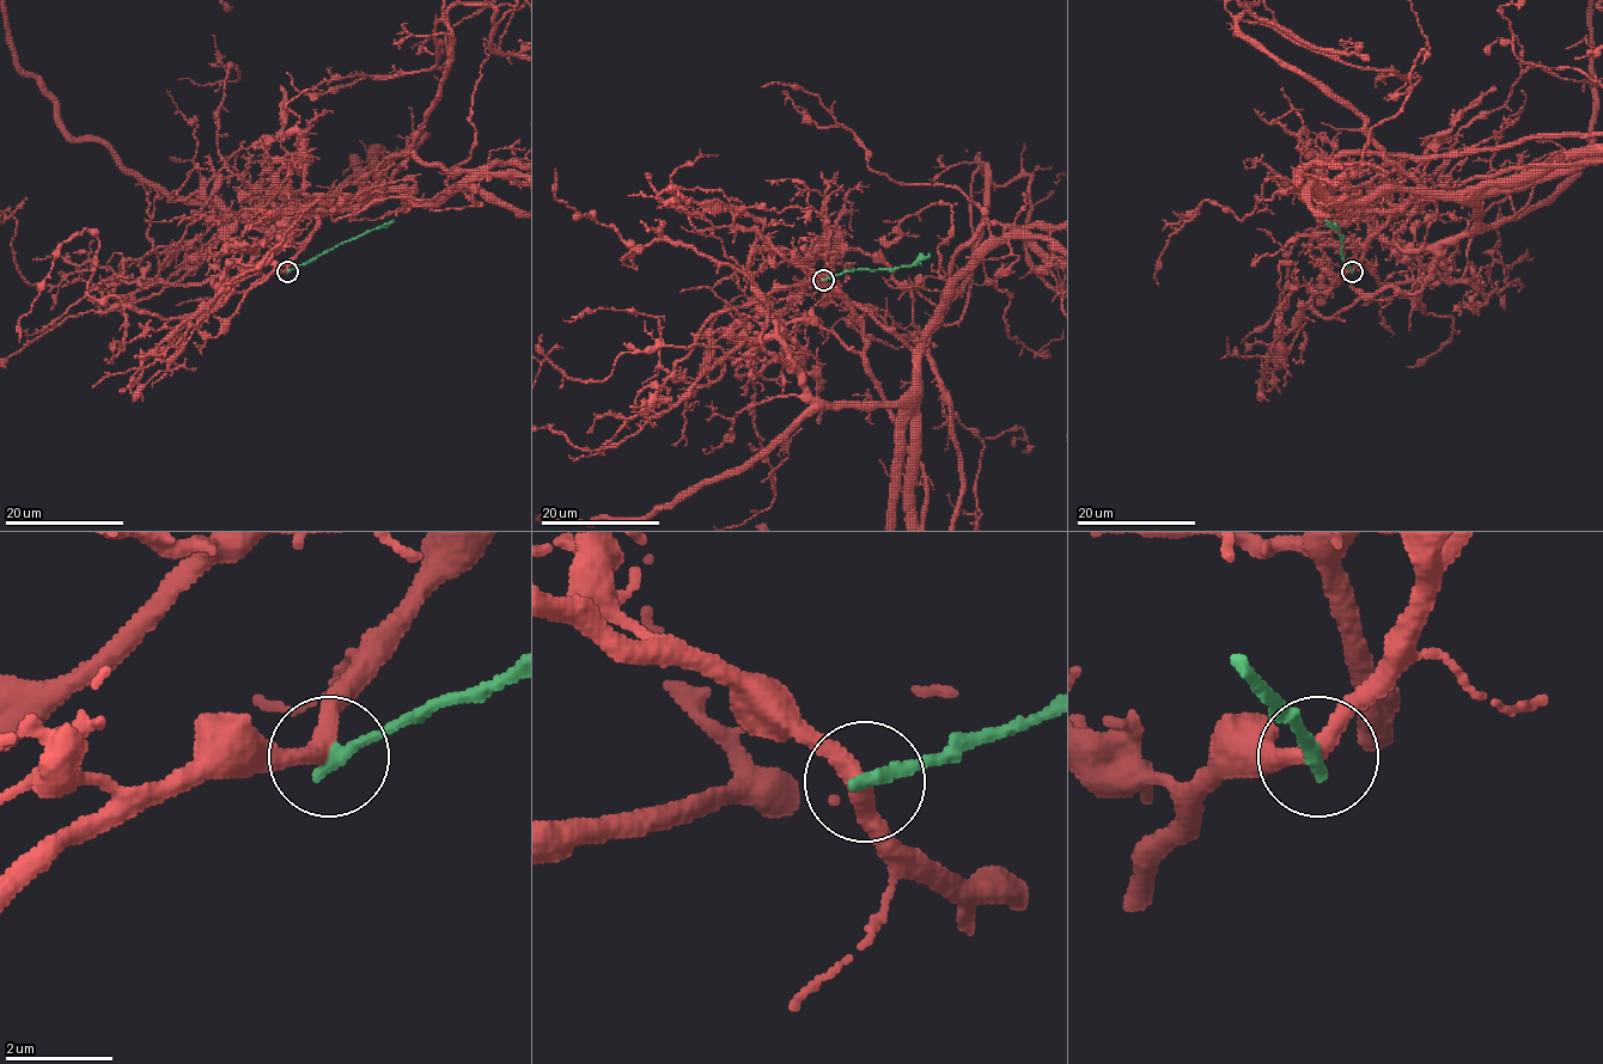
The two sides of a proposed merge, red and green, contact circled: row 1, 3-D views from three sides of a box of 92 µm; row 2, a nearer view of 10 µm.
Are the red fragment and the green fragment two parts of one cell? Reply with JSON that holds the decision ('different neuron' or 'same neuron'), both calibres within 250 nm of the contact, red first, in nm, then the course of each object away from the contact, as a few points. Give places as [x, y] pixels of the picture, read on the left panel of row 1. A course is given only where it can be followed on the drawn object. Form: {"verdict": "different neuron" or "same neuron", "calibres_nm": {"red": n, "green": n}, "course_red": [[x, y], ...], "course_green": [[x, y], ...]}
{"verdict": "different neuron", "calibres_nm": {"red": 340, "green": 280}, "course_red": [[287, 271], [269, 206], [236, 218], [239, 248], [272, 232], [64, 126], [18, 62]], "course_green": [[287, 270], [394, 220]]}

